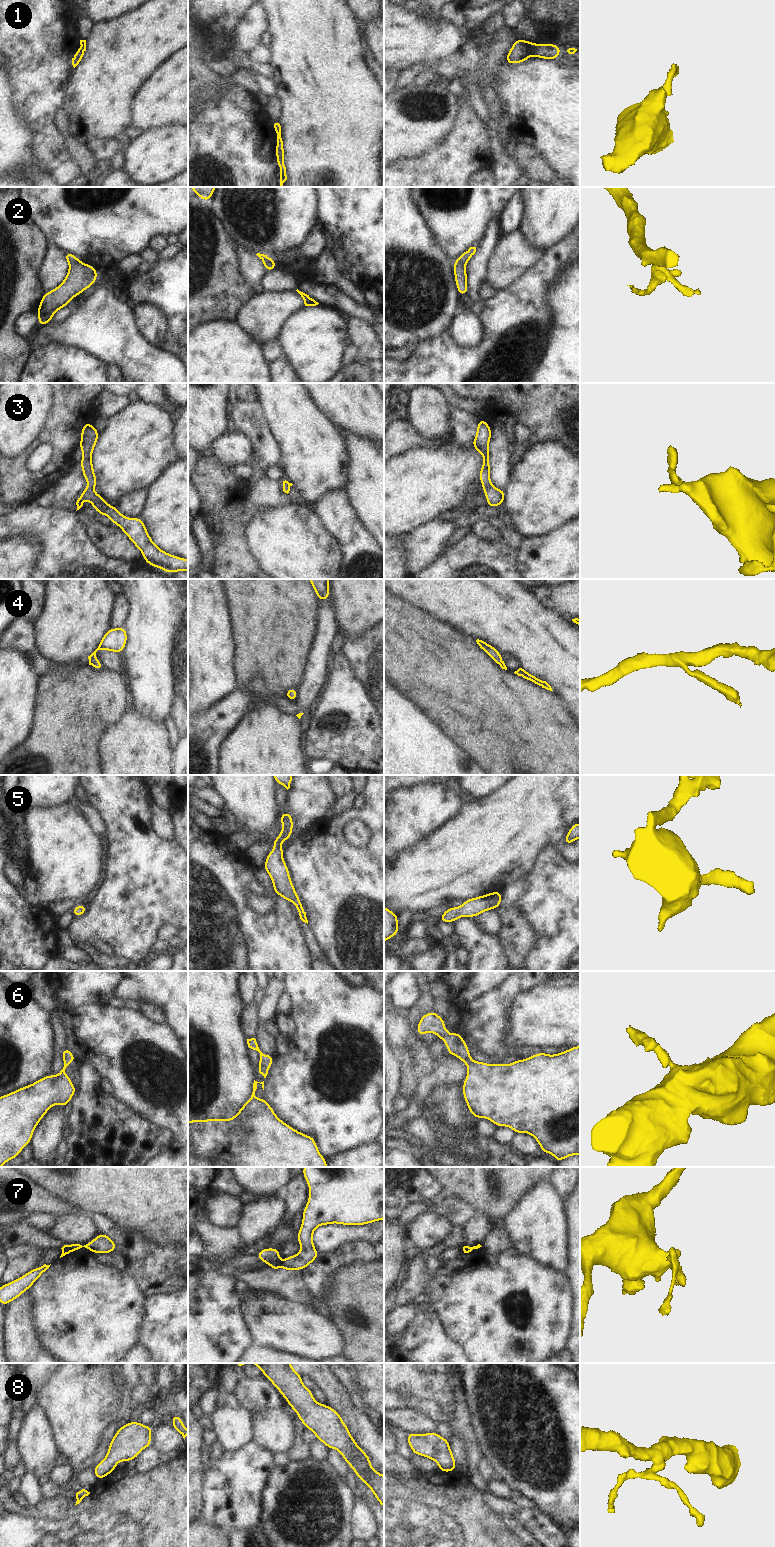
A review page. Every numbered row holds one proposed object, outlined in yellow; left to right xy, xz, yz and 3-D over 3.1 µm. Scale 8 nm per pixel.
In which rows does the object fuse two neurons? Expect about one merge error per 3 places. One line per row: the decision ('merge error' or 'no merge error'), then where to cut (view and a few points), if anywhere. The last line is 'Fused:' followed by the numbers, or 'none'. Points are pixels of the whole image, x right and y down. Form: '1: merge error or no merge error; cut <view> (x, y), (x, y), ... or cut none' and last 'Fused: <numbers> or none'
1: merge error; cut yz (522, 40), (529, 56)
2: merge error; cut xy (78, 260), (69, 264)
3: no merge error; cut none
4: no merge error; cut none
5: no merge error; cut none
6: no merge error; cut none
7: merge error; cut xy (84, 1245), (85, 1247)
8: no merge error; cut none
Fused: 1, 2, 7

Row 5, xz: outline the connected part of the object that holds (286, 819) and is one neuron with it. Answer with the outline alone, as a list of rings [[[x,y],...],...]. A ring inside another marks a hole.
[[[282,812],[280,815],[282,823],[282,831],[278,837],[271,840],[276,847],[268,853],[263,869],[269,874],[274,887],[274,893],[280,895],[288,902],[293,902],[299,913],[300,919],[308,924],[305,909],[298,897],[294,885],[290,879],[289,869],[283,859],[284,849],[281,844],[284,840],[289,840],[293,831],[293,818],[287,812]]]

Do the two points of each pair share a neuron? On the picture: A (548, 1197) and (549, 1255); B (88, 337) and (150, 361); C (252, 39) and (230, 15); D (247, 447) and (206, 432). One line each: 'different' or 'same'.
A: same
B: same
C: different
D: different

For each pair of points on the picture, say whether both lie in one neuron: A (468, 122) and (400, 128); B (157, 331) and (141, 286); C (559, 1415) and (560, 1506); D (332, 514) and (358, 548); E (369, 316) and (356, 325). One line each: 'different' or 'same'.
A: different
B: different
C: same
D: same
E: different

